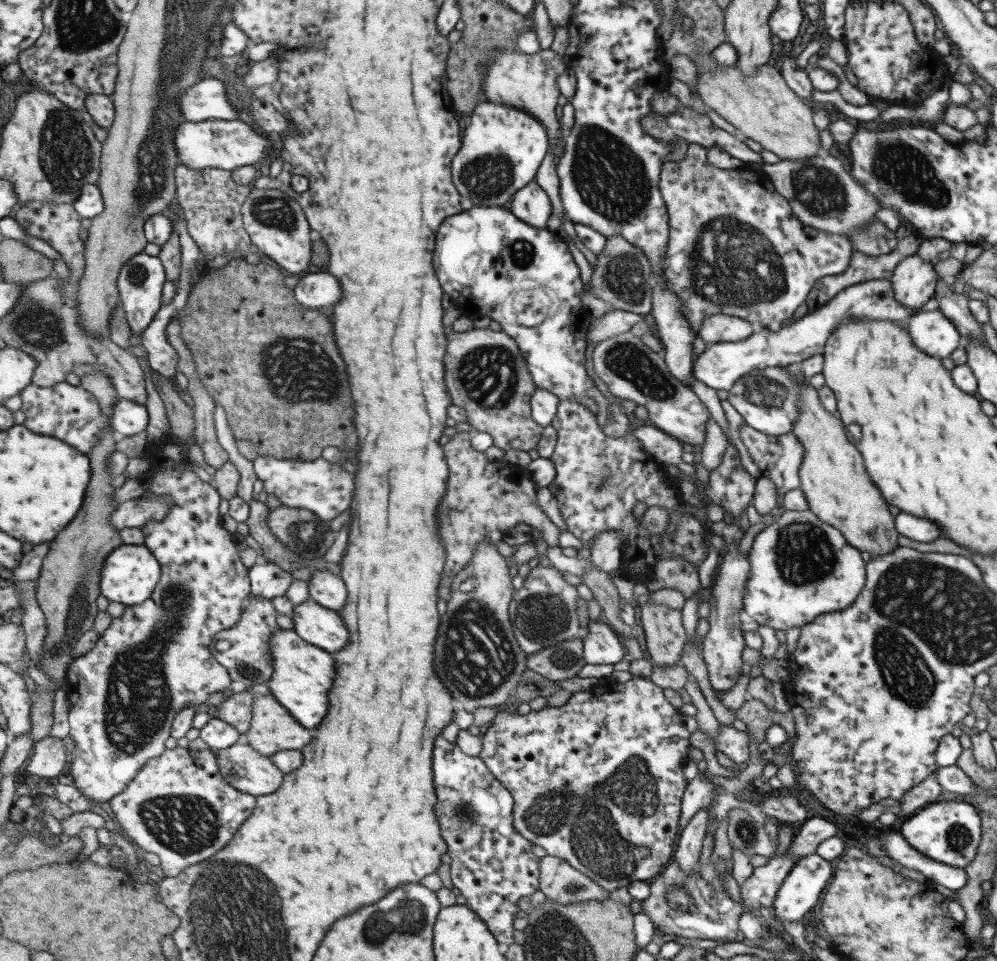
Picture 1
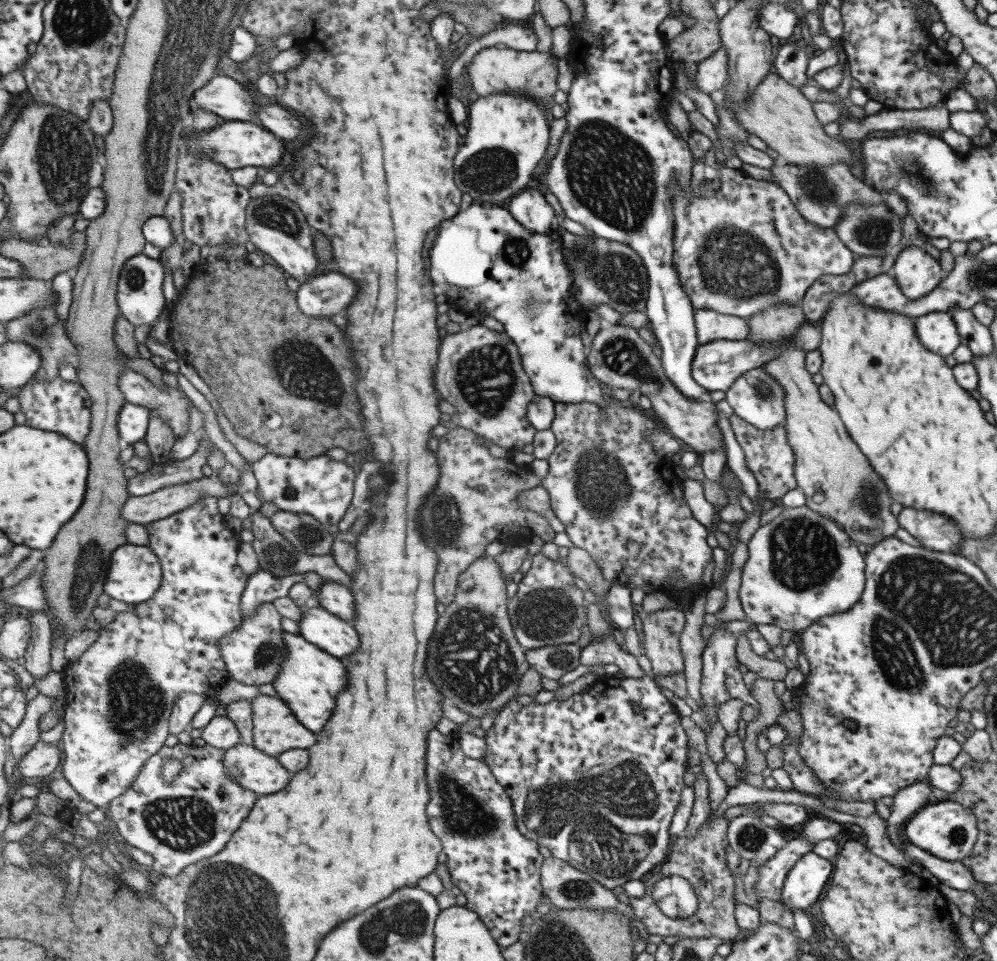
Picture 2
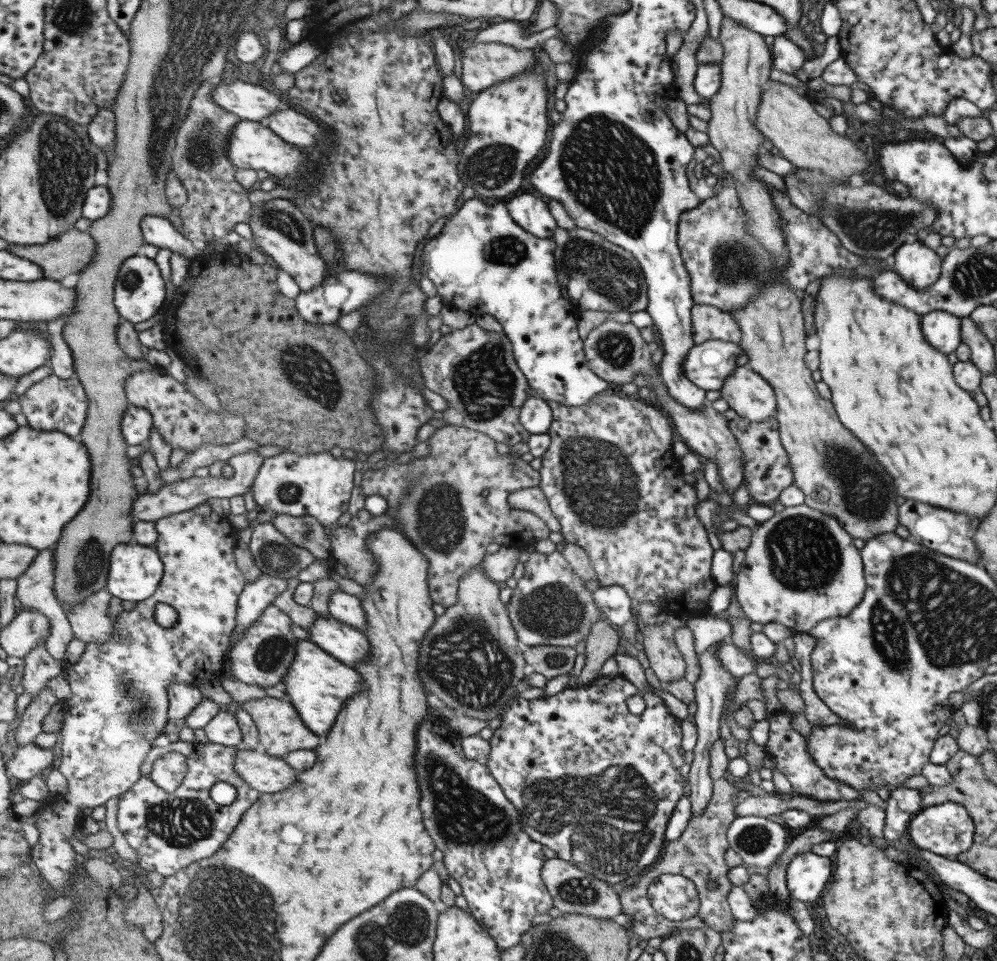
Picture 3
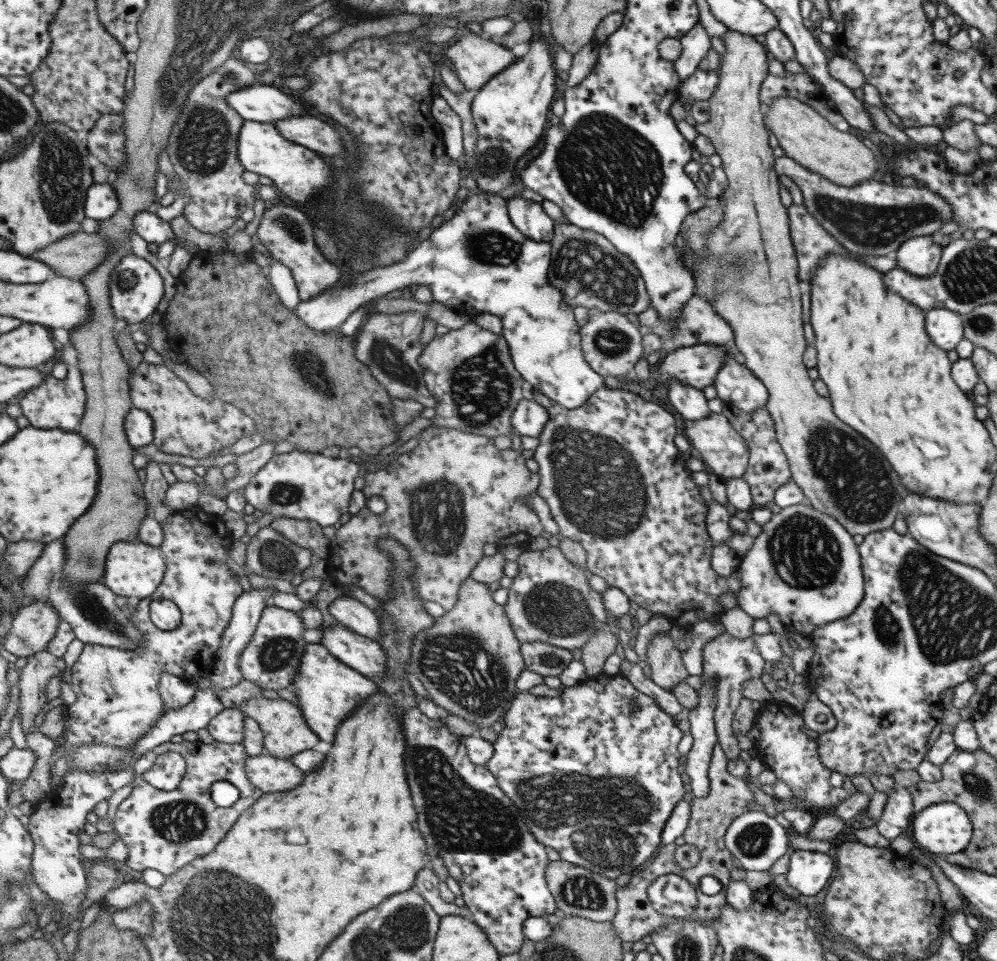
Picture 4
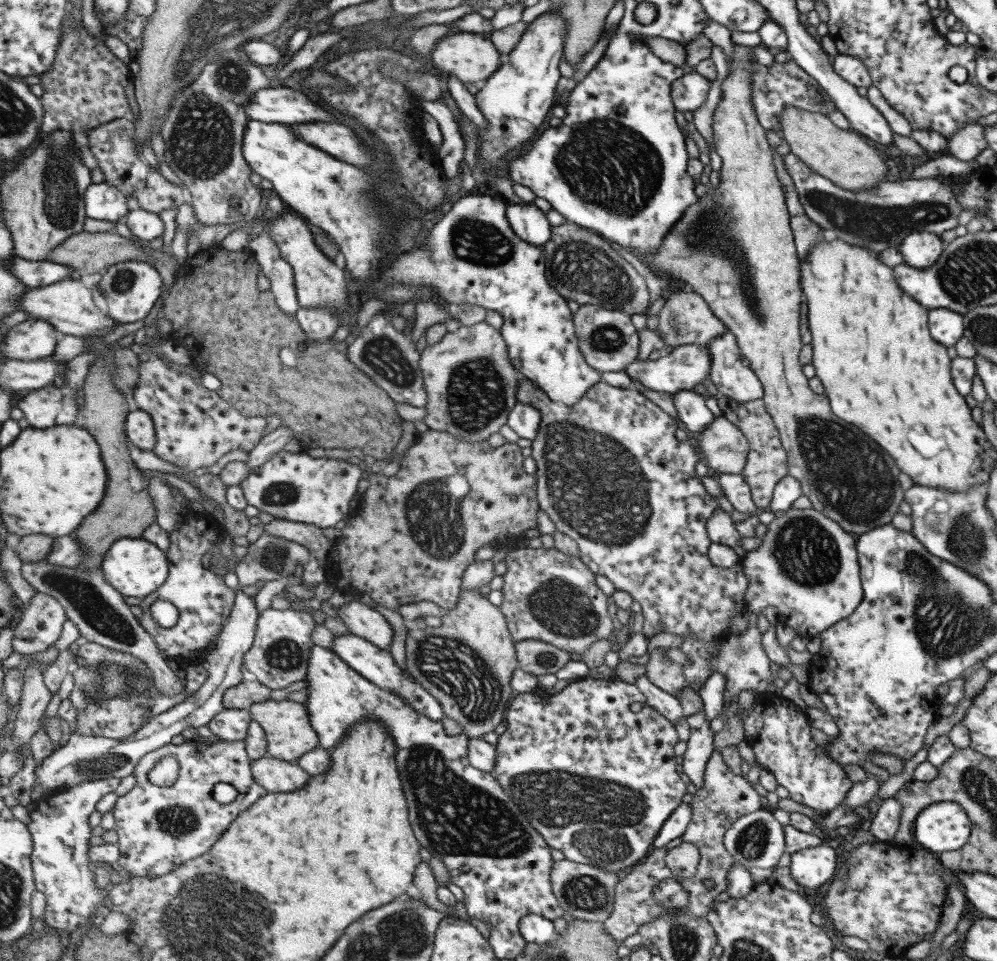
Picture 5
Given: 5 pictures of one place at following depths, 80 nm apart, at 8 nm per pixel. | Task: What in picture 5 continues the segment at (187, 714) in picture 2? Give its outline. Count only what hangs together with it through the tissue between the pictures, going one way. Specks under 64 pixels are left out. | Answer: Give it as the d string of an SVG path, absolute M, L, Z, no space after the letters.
M43 560L23 563L21 567L23 578L27 580L39 593L45 593L55 598L65 606L67 619L77 624L83 641L101 644L122 653L140 658L149 666L154 676L154 685L160 694L177 696L185 692L185 684L181 678L167 666L162 652L157 647L153 635L142 626L139 619L131 612L129 604L125 604L124 594L106 581L102 567L86 568L59 566Z

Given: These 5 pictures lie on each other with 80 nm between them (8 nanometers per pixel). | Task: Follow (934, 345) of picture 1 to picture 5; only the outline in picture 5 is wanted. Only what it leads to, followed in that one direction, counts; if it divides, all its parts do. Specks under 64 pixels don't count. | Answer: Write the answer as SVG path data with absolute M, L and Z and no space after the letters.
M947 308L928 309L926 325L931 338L946 348L962 337L962 315Z

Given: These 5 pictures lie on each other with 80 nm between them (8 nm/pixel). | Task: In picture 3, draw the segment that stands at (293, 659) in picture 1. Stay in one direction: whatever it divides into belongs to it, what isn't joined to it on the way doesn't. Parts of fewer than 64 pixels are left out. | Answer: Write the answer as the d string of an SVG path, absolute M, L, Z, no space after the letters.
M299 640L295 662L283 683L291 704L295 705L303 722L318 736L327 736L334 727L341 706L350 696L362 691L363 681L365 677L361 677L361 673L353 667L345 665L312 641Z

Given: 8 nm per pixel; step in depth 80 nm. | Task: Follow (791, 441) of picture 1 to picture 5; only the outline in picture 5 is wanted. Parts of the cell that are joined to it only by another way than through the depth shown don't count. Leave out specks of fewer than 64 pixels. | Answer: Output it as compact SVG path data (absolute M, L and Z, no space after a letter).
M717 395L715 399L722 415L743 433L748 442L747 459L742 470L742 477L750 488L753 504L760 510L767 509L774 486L788 474L786 454L778 439L778 432L772 418L767 414L761 399L749 403L737 403L722 395Z

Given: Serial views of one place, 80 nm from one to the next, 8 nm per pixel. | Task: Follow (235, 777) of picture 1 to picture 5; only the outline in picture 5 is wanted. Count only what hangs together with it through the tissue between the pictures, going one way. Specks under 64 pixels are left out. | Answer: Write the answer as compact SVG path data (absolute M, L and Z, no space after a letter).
M271 755L254 760L255 780L269 793L290 793L304 787L312 777L297 762L279 760Z

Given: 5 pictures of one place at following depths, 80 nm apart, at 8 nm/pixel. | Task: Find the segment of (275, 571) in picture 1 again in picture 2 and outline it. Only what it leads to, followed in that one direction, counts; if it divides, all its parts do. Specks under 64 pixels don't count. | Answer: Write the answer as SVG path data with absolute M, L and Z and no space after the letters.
M260 567L250 575L250 583L242 596L242 612L244 618L249 618L257 612L259 605L273 602L290 594L294 584L303 581L301 574L275 576L273 572Z

